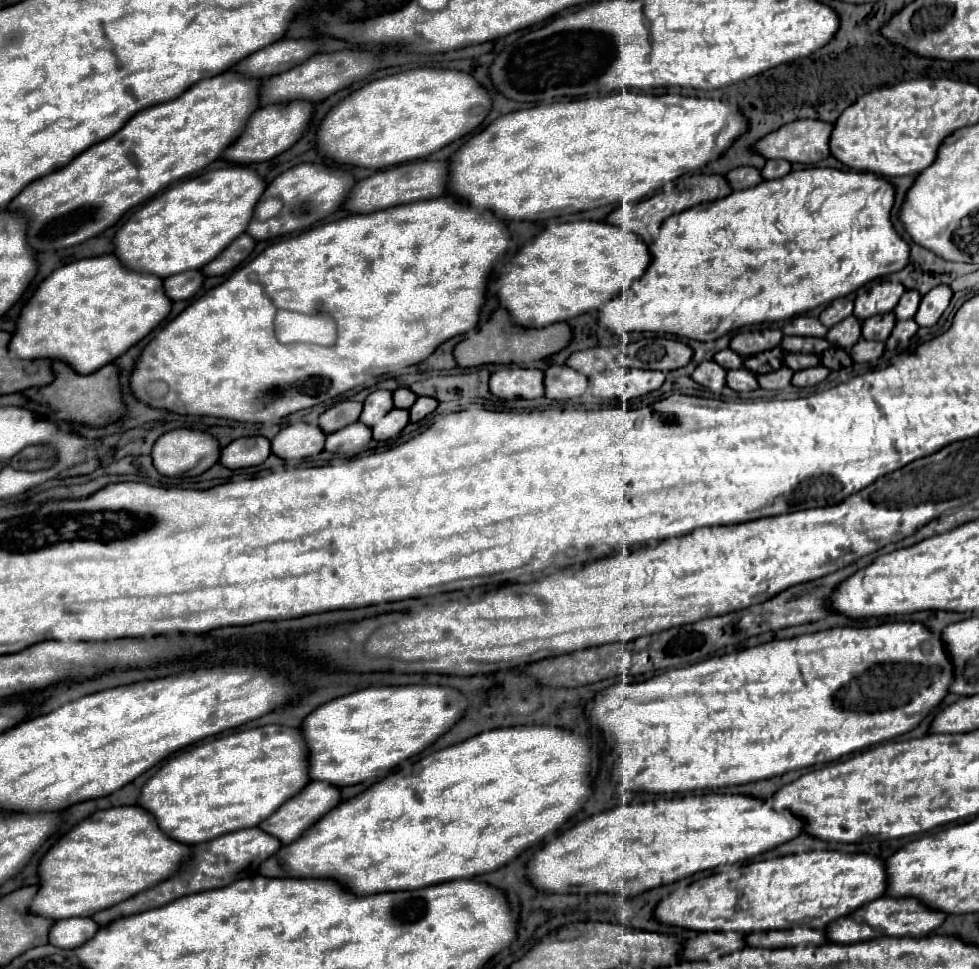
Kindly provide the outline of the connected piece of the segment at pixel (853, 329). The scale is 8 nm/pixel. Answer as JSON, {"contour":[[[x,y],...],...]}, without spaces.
{"contour":[[[849,316],[841,320],[837,326],[833,326],[825,336],[833,346],[839,346],[843,350],[851,350],[851,346],[861,338],[861,322],[855,316]]]}

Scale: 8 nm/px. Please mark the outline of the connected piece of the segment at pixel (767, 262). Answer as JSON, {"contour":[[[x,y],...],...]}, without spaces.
{"contour":[[[805,168],[805,170],[795,170],[789,172],[787,176],[779,180],[763,180],[761,184],[741,190],[741,192],[731,192],[729,196],[715,200],[715,202],[705,202],[699,206],[693,206],[689,210],[683,210],[679,214],[673,214],[663,220],[659,226],[653,242],[649,244],[649,254],[651,262],[645,270],[645,274],[637,280],[635,290],[629,294],[621,294],[613,300],[609,300],[601,310],[595,312],[595,320],[599,326],[605,330],[611,330],[615,334],[629,334],[629,332],[661,332],[661,334],[673,334],[681,336],[687,340],[699,340],[699,342],[713,342],[721,336],[725,336],[731,330],[751,326],[751,324],[763,324],[763,322],[779,322],[779,320],[789,320],[797,314],[805,314],[817,306],[827,306],[837,298],[843,298],[863,284],[887,276],[893,272],[899,272],[907,260],[909,260],[909,246],[905,240],[901,240],[893,224],[889,222],[889,212],[893,206],[893,186],[875,174],[865,174],[865,172],[851,172],[851,170],[835,170],[835,168]]]}

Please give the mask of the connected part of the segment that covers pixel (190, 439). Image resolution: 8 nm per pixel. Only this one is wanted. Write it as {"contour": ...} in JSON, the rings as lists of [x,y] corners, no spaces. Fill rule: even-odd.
{"contour":[[[171,430],[165,432],[153,446],[153,466],[163,476],[179,476],[189,470],[201,474],[217,464],[219,444],[213,436],[199,430]]]}

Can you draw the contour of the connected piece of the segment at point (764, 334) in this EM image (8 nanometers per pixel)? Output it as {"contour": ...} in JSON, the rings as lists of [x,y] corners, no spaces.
{"contour":[[[763,328],[763,330],[747,330],[739,332],[731,340],[731,350],[741,354],[743,358],[749,358],[753,354],[761,354],[765,350],[773,350],[781,344],[781,330],[775,328]]]}

